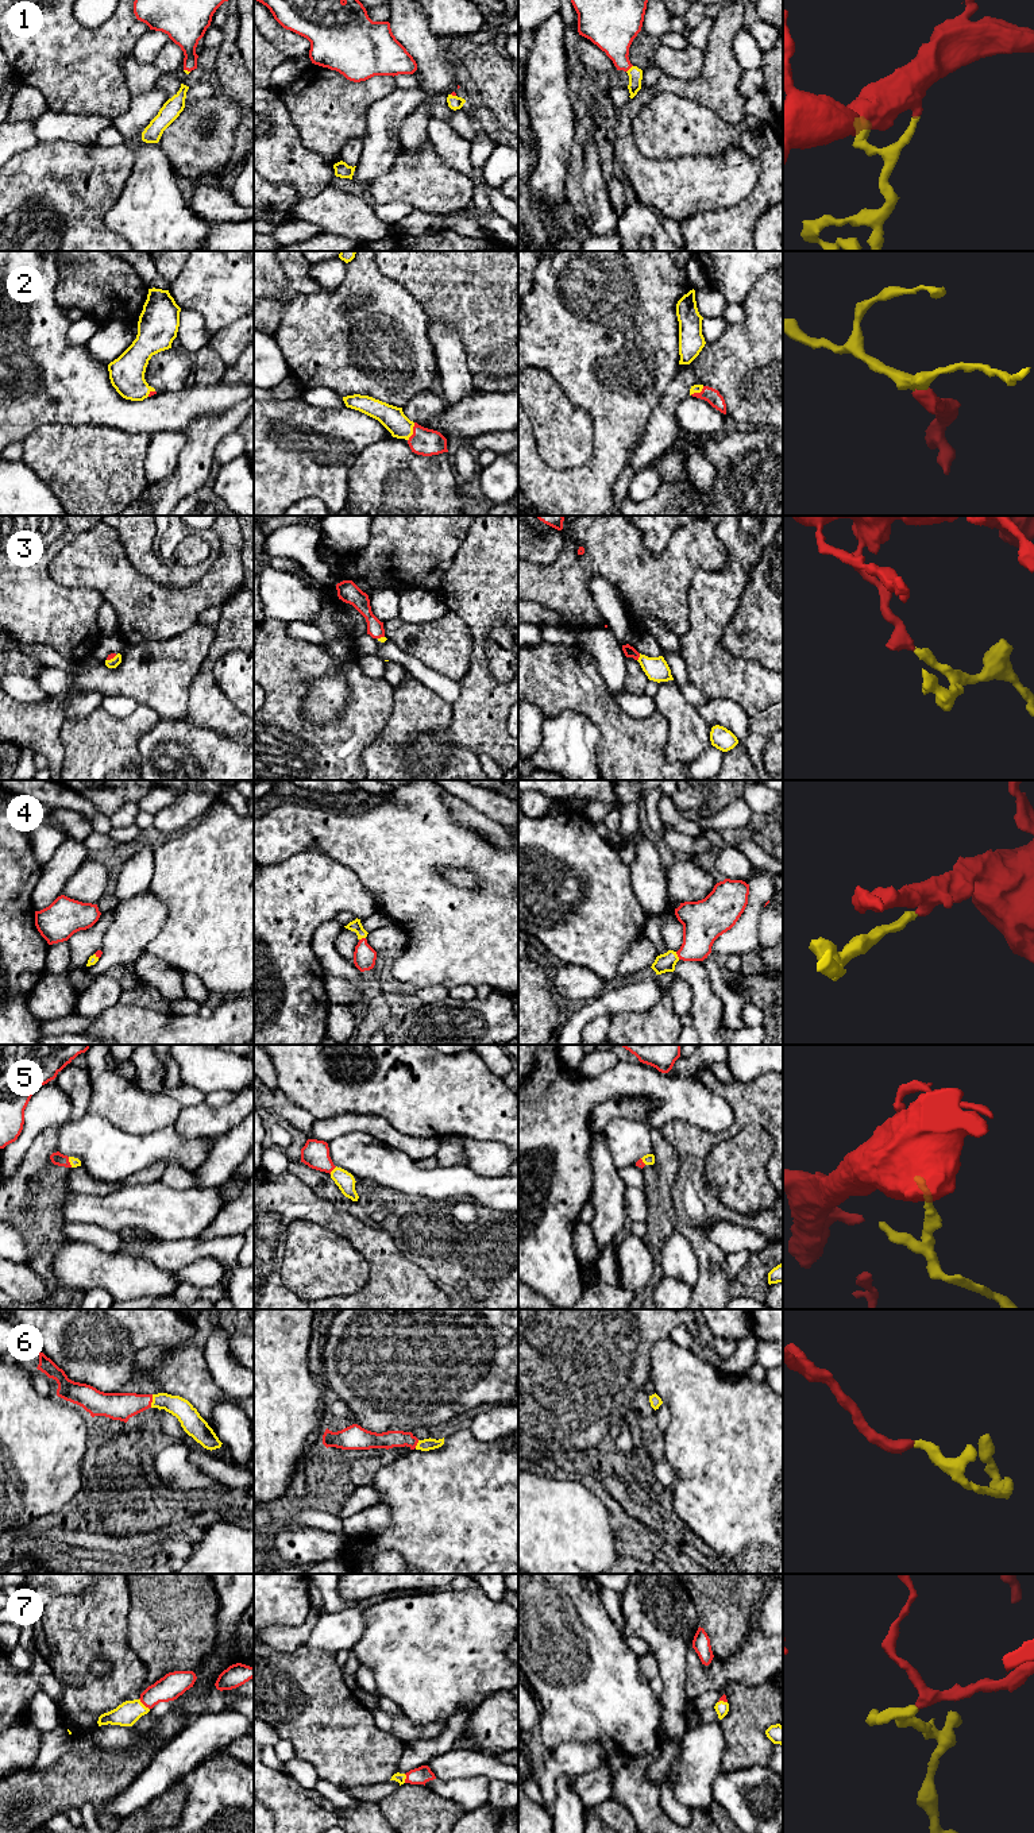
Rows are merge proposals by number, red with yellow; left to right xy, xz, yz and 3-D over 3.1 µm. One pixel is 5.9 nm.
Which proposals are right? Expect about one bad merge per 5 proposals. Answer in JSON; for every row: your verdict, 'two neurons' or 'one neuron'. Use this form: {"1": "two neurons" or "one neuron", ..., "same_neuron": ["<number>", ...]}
{"1": "one neuron", "2": "one neuron", "3": "one neuron", "4": "one neuron", "5": "one neuron", "6": "one neuron", "7": "one neuron", "same_neuron": ["1", "2", "3", "4", "5", "6", "7"]}

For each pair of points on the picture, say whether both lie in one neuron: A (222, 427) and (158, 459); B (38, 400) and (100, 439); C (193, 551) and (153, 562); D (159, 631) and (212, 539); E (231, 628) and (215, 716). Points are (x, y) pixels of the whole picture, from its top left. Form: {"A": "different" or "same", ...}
{"A": "different", "B": "different", "C": "different", "D": "different", "E": "same"}

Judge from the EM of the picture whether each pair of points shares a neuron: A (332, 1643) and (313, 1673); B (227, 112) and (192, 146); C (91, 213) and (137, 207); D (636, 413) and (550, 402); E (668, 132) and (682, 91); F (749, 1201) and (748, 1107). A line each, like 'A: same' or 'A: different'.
A: different
B: same
C: different
D: different
E: different
F: different

